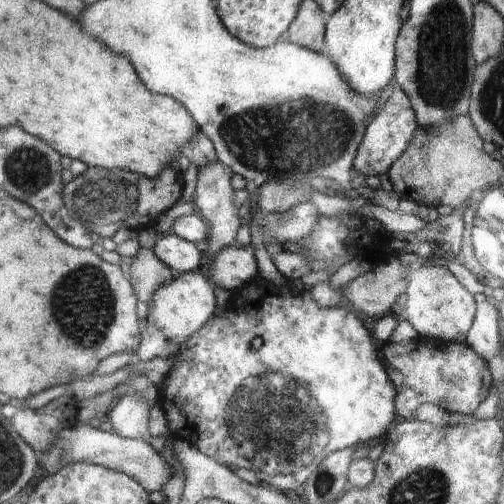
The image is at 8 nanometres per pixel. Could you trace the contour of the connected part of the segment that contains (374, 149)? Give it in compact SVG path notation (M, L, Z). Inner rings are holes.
M394 84L392 96L388 98L380 113L369 121L364 131L364 136L353 162L353 168L358 178L361 179L364 176L380 177L386 173L394 164L394 161L398 160L399 156L402 156L402 153L408 146L408 142L410 142L418 128L416 115L410 104L410 99L400 88L399 84Z

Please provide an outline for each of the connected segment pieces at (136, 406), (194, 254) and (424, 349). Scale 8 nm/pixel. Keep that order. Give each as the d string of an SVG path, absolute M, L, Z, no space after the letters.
M129 393L117 399L106 416L118 424L122 432L138 435L142 439L148 434L148 417L148 406L136 394L130 396Z
M159 235L153 251L156 256L176 272L185 273L196 270L200 264L202 246L192 244L178 235Z
M416 337L409 340L406 344L385 343L379 346L381 357L386 358L387 363L392 368L396 368L400 374L403 374L402 386L398 388L395 407L397 416L400 419L414 419L414 414L422 404L430 403L448 411L449 413L458 413L463 415L472 415L478 408L478 405L488 398L490 387L492 386L492 373L486 362L480 354L472 350L472 346L467 343L451 342L442 343L437 339L422 340Z

